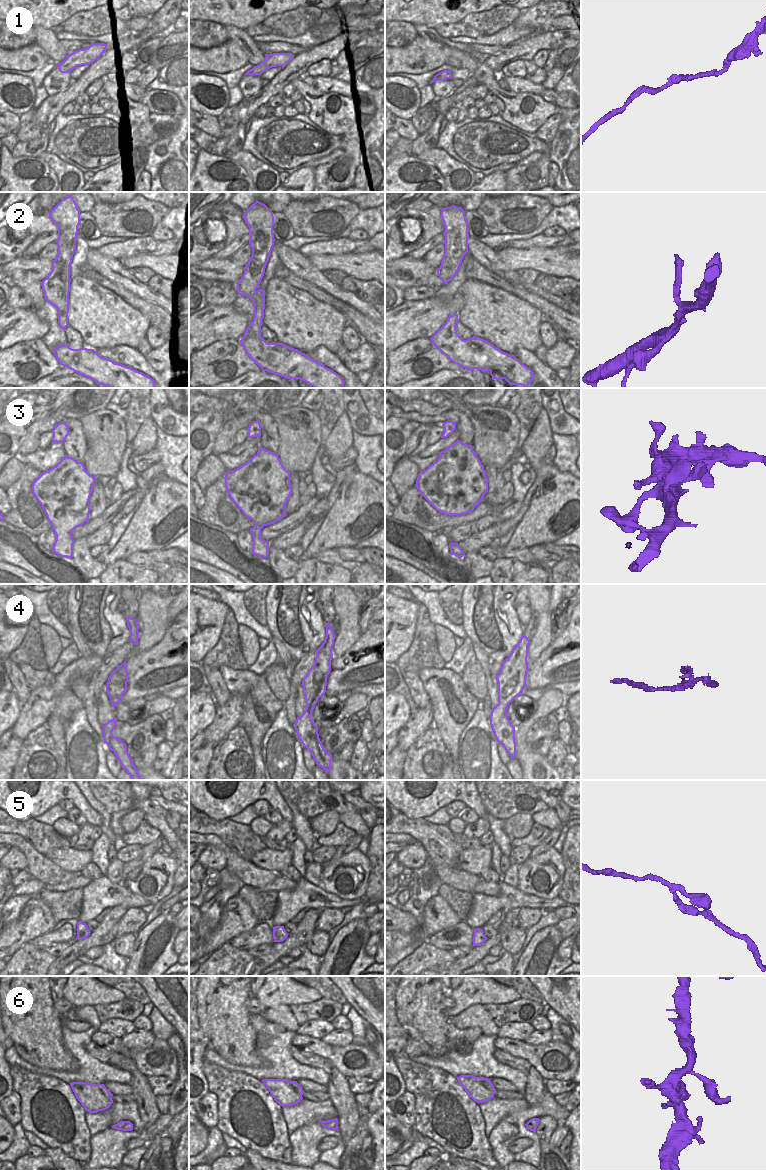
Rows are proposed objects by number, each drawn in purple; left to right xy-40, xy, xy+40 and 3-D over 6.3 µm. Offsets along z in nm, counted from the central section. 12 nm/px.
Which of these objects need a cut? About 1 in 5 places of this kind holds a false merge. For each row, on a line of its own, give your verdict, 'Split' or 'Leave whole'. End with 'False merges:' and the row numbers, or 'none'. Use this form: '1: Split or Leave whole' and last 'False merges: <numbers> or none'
1: Leave whole
2: Leave whole
3: Leave whole
4: Split
5: Leave whole
6: Leave whole
False merges: 4

